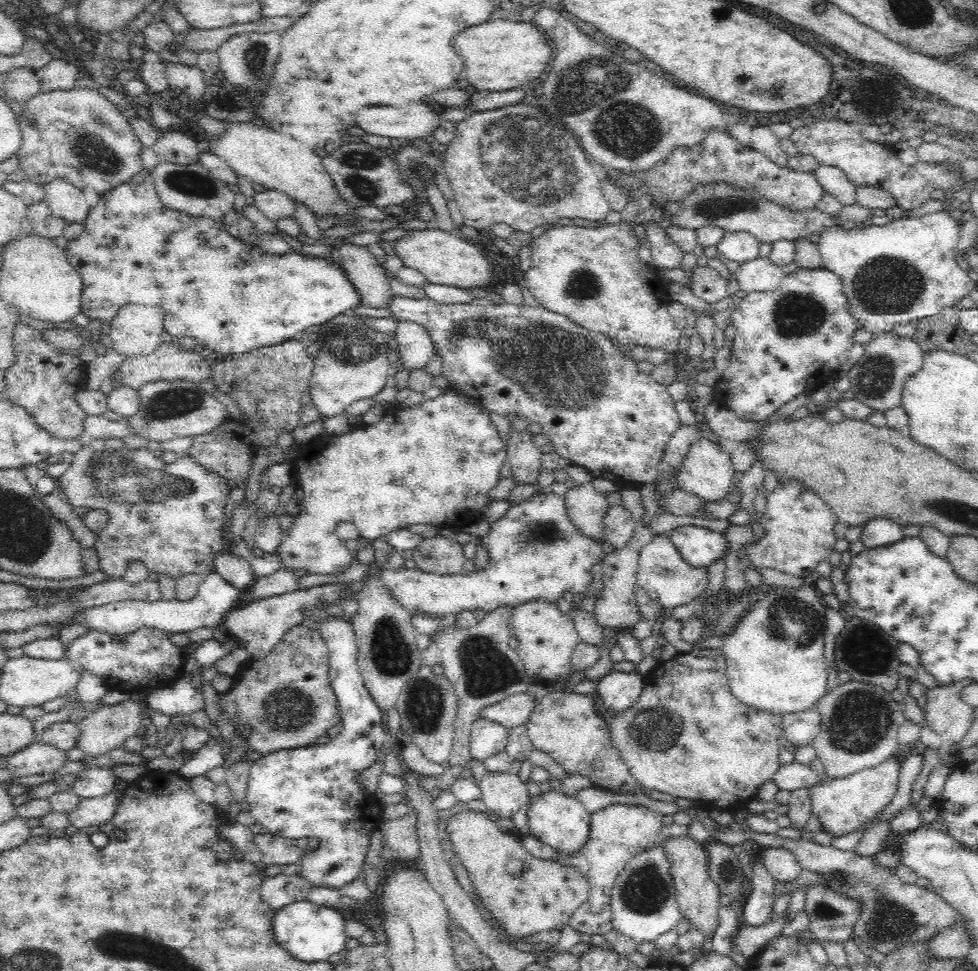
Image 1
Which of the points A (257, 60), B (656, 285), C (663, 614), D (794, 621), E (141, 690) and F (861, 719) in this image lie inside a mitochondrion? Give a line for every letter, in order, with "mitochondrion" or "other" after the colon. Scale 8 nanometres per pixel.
A: mitochondrion
B: other
C: other
D: mitochondrion
E: other
F: mitochondrion

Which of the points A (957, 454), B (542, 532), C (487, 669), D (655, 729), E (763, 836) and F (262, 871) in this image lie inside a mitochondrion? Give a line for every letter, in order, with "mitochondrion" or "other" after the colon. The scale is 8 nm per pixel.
A: other
B: mitochondrion
C: mitochondrion
D: mitochondrion
E: other
F: other

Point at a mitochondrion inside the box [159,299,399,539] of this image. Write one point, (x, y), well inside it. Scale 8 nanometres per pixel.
(352, 349)

